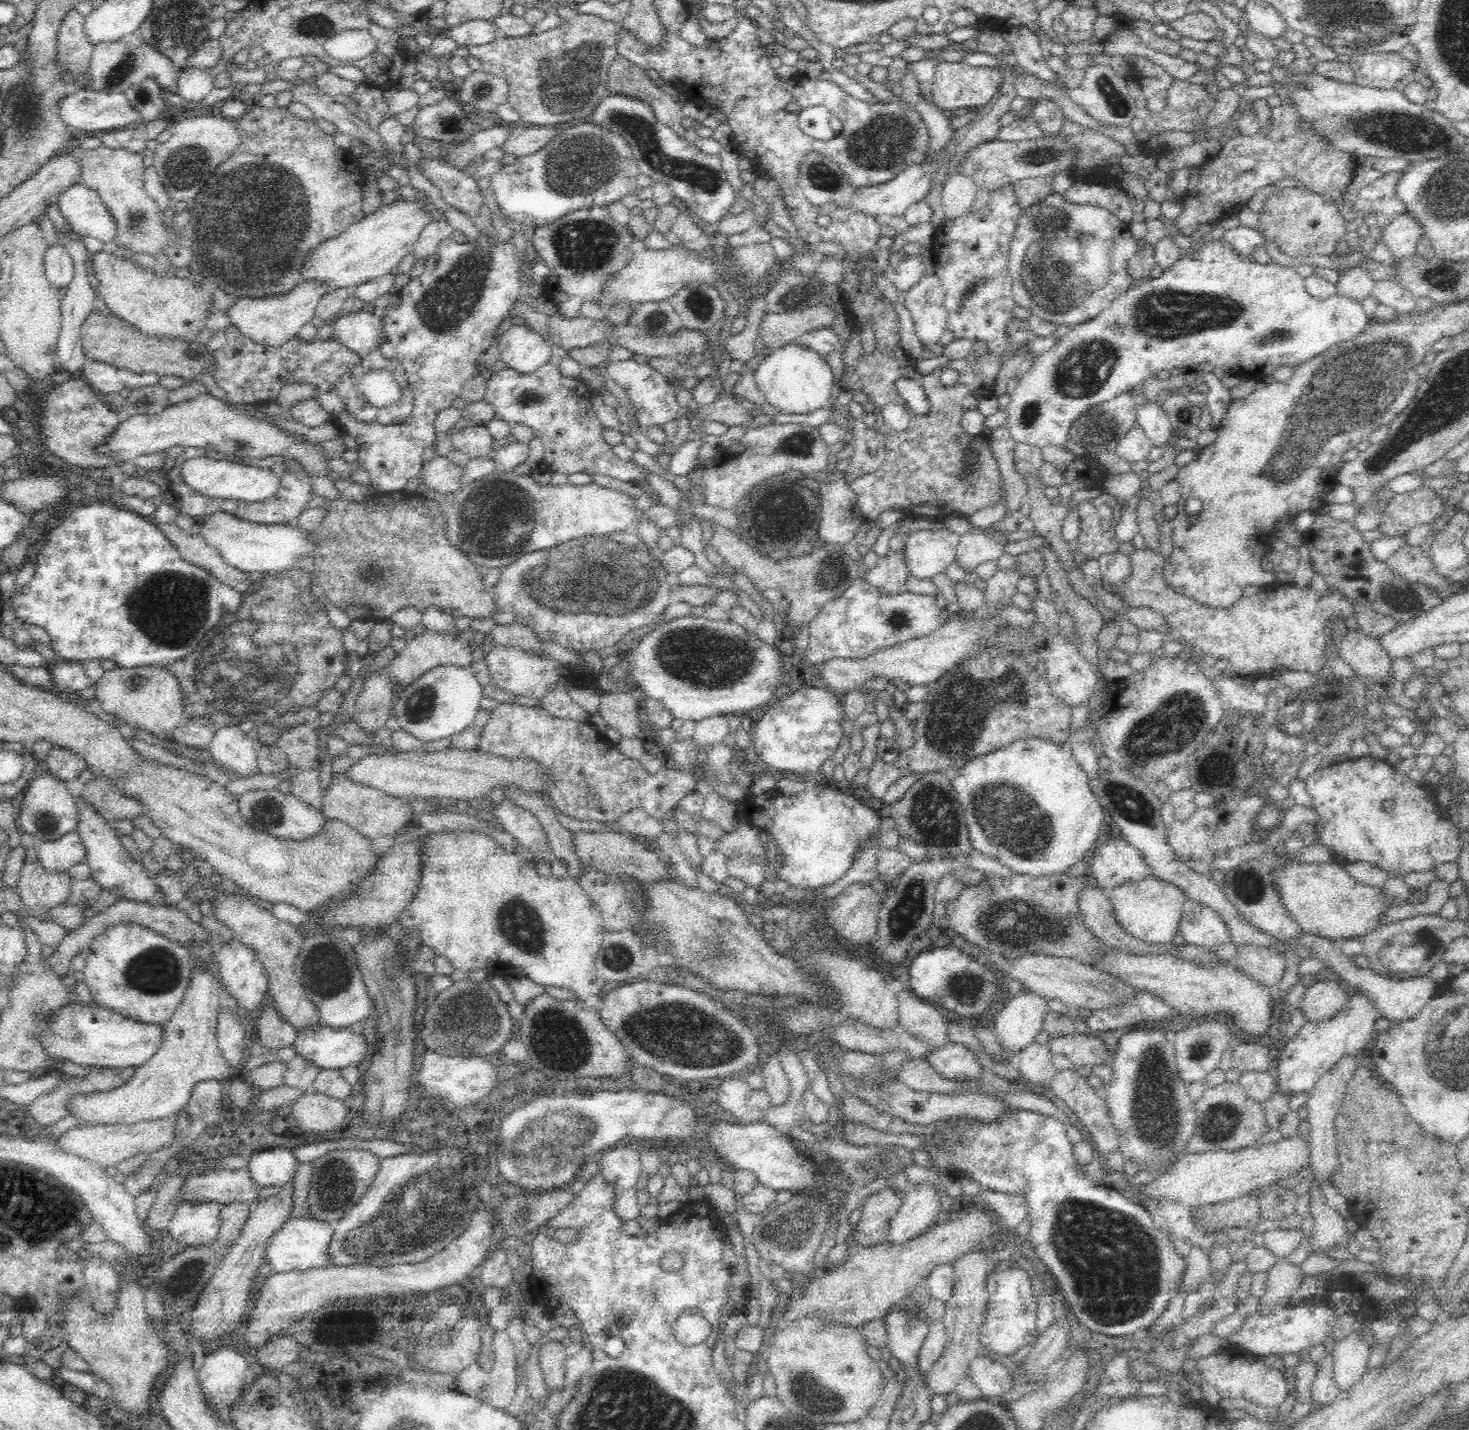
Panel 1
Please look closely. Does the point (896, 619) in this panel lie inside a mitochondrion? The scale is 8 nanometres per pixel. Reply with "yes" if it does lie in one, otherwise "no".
yes

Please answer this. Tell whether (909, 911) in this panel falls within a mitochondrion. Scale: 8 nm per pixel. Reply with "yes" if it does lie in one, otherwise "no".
yes

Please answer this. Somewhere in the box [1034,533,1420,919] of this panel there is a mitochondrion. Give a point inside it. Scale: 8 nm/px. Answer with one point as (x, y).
(1162, 732)

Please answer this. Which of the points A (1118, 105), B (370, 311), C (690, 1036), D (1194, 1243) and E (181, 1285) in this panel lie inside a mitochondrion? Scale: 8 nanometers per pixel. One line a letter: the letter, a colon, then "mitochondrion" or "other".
A: mitochondrion
B: other
C: mitochondrion
D: other
E: mitochondrion

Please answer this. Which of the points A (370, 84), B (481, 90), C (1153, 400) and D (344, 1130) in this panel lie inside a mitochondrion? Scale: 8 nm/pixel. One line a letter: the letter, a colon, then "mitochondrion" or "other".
A: other
B: other
C: other
D: other

